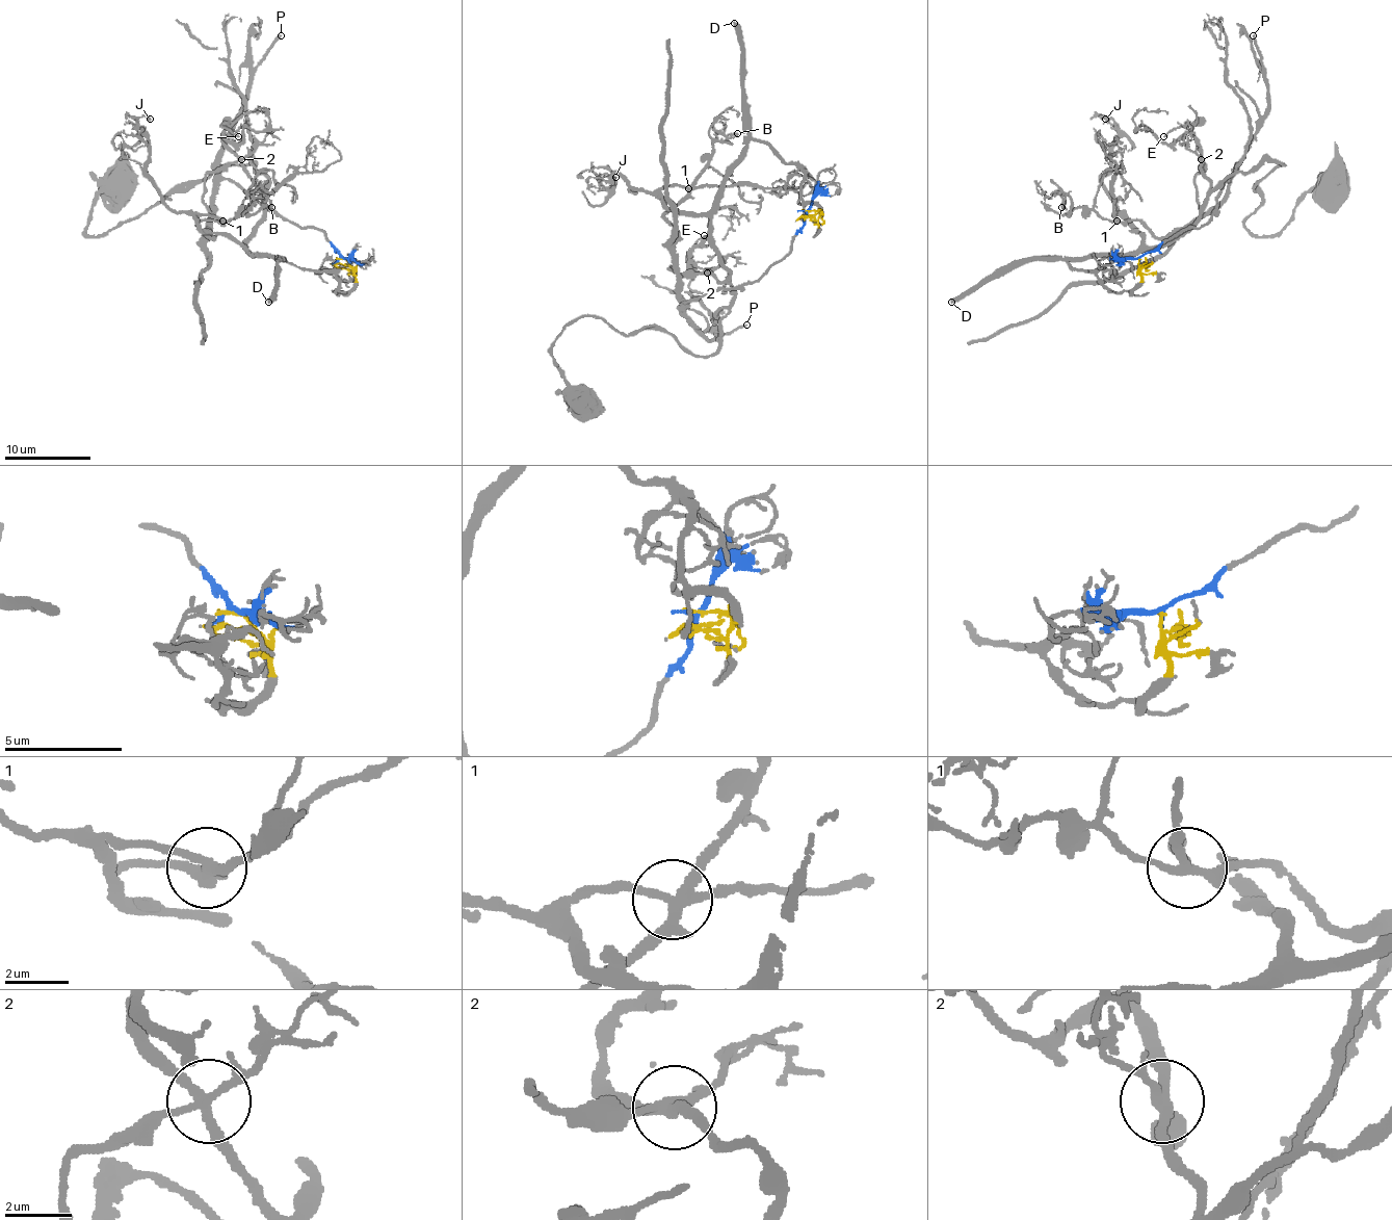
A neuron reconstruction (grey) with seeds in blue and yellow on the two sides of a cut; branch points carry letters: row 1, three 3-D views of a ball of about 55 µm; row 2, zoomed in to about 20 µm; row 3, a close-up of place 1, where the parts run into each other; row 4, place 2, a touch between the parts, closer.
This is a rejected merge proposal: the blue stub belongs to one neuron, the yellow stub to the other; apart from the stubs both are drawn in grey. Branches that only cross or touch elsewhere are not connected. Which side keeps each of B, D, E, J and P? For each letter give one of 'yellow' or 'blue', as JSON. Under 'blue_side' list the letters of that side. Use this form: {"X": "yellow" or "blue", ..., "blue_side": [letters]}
{"B": "blue", "D": "yellow", "E": "yellow", "J": "yellow", "P": "blue", "blue_side": ["B", "P"]}

